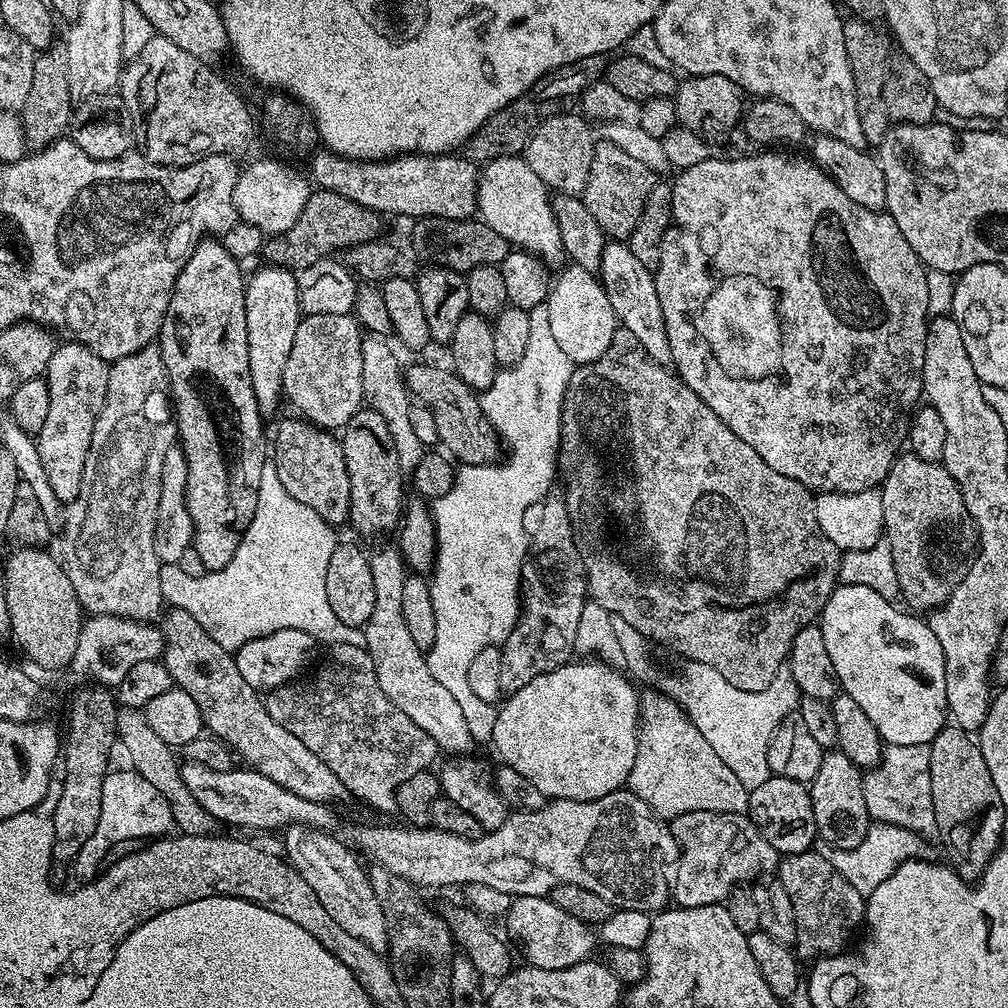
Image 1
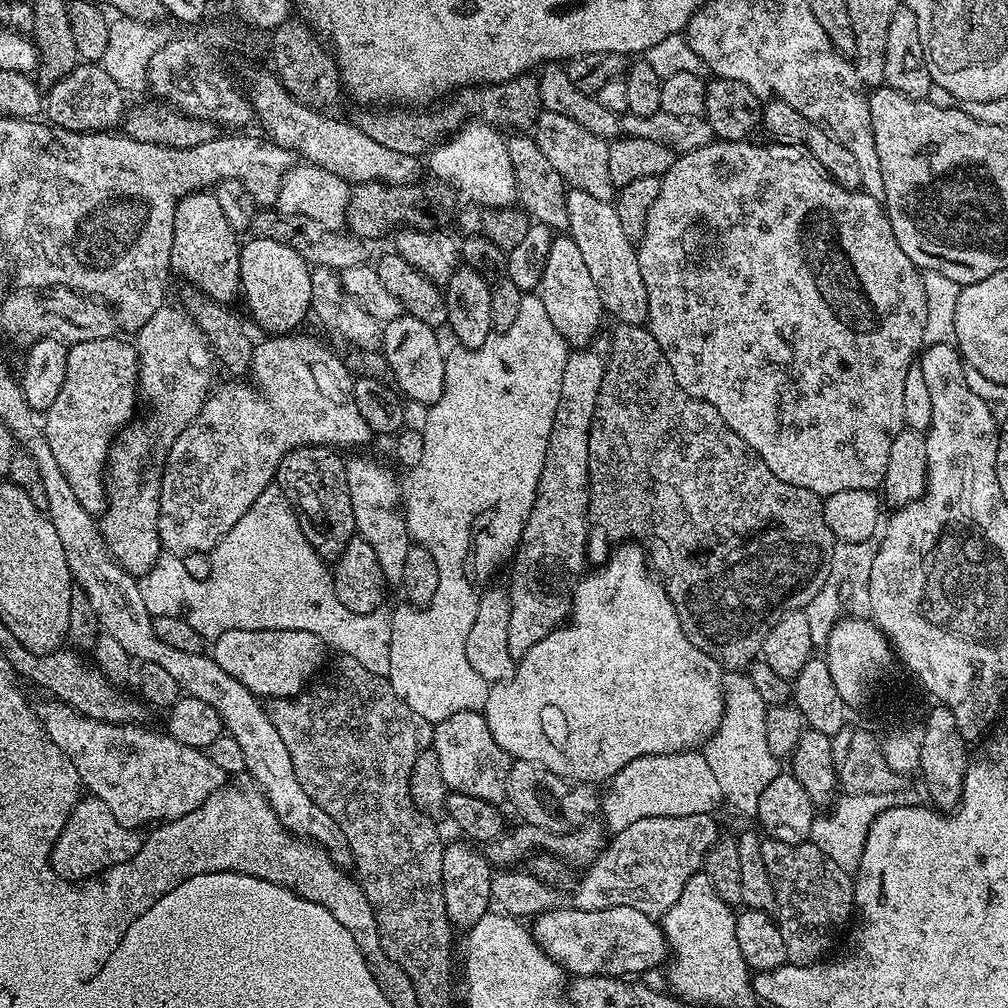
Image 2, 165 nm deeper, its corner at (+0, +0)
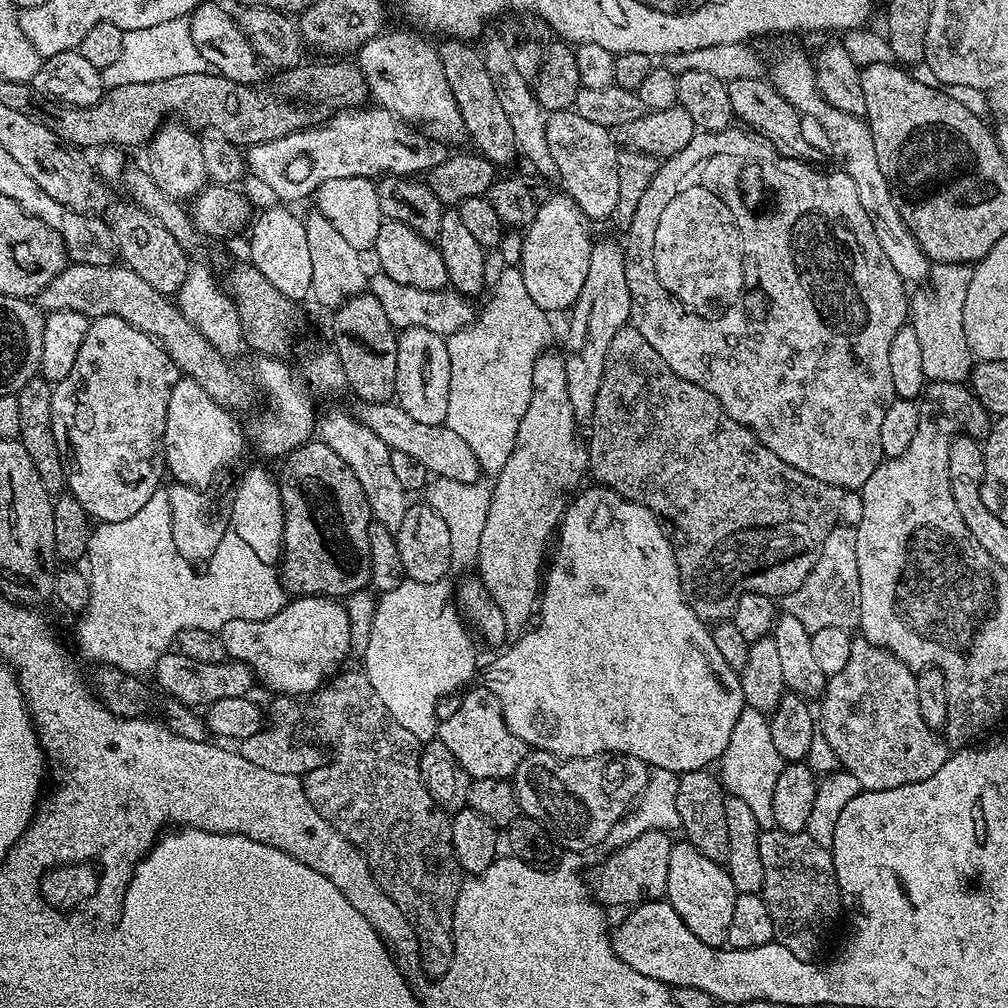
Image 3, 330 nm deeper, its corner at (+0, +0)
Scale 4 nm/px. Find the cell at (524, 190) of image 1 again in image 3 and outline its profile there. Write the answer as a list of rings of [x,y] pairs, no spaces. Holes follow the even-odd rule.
[[[381,31],[379,36],[365,42],[358,53],[358,67],[368,83],[371,99],[402,120],[429,124],[424,126],[431,129],[436,139],[451,142],[456,135],[464,132],[464,123],[458,102],[454,102],[454,94],[446,82],[446,70],[442,70],[439,51],[431,48],[426,41],[419,40],[415,31],[388,31]]]

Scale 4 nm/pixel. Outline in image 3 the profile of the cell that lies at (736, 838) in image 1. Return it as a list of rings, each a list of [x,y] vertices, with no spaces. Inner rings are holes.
[[[653,830],[634,838],[634,842],[609,851],[608,857],[596,868],[590,879],[590,892],[601,905],[645,904],[647,900],[661,899],[667,893],[666,874],[670,870],[670,850],[674,840],[664,830]]]

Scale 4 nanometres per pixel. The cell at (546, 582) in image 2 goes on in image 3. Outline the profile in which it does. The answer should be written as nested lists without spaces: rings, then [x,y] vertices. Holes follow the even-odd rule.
[[[597,239],[592,245],[590,268],[581,293],[570,309],[572,317],[568,320],[568,333],[564,336],[564,348],[562,347],[566,366],[566,394],[570,394],[570,406],[574,410],[577,425],[591,425],[598,386],[602,386],[606,350],[610,350],[614,334],[629,327],[633,315],[630,308],[633,297],[634,292],[626,276],[623,247],[612,240]]]

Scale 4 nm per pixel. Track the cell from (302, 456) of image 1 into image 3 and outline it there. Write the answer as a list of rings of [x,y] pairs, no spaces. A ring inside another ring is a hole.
[[[309,442],[295,448],[283,457],[284,469],[278,472],[280,497],[284,507],[284,539],[282,563],[279,565],[280,582],[285,592],[293,597],[327,596],[349,598],[367,589],[372,582],[370,574],[370,534],[368,528],[374,523],[372,511],[362,494],[362,482],[354,478],[354,470],[322,442]]]

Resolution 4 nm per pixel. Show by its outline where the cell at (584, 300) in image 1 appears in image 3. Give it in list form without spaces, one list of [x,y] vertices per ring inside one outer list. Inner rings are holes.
[[[565,192],[551,193],[539,207],[533,222],[523,231],[520,273],[534,304],[549,314],[567,311],[576,303],[590,268],[593,239],[590,222]]]

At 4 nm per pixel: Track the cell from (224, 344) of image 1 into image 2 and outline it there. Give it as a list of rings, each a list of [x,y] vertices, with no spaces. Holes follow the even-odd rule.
[[[215,191],[191,192],[180,199],[174,210],[172,272],[180,275],[185,285],[202,290],[202,294],[214,298],[219,304],[231,305],[231,300],[241,295],[241,247],[238,234],[230,222],[226,222],[222,206],[218,206]]]

